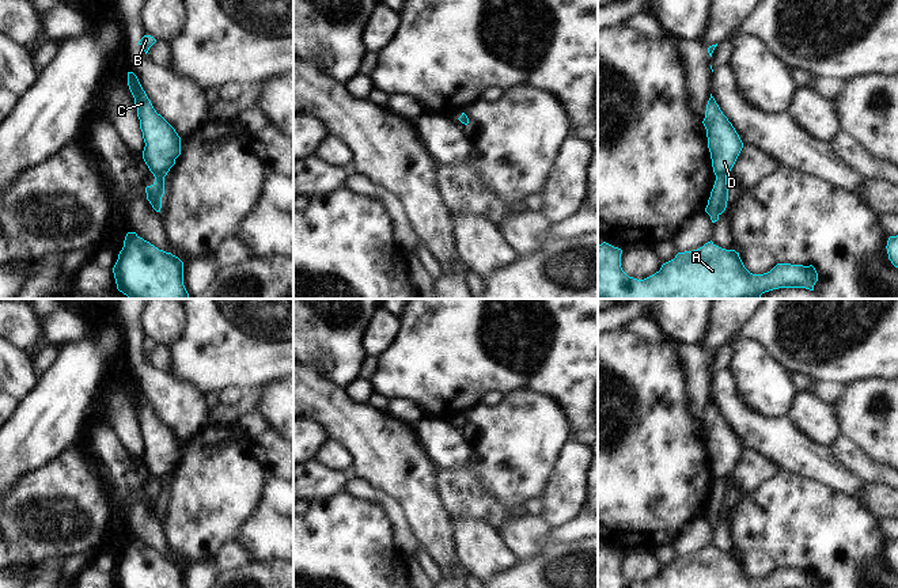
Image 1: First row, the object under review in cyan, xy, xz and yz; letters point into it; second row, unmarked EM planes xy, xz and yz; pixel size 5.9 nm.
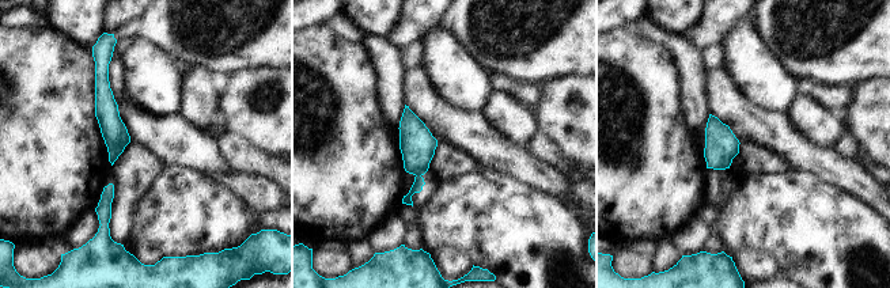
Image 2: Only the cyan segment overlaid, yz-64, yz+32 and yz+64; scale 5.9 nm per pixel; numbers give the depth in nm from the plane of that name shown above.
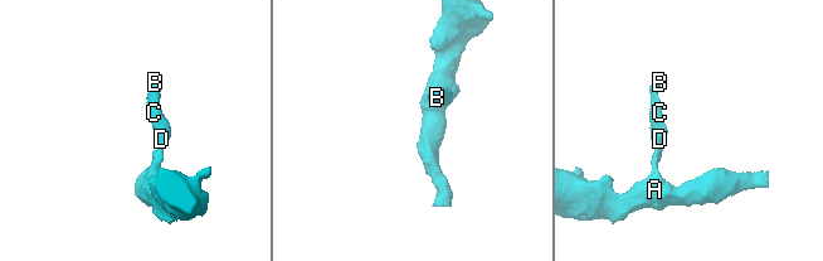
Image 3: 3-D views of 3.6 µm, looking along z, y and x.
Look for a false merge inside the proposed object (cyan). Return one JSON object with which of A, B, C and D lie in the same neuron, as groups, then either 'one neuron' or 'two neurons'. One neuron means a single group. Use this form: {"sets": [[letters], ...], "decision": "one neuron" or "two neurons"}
{"sets": [["A"], ["B", "C", "D"]], "decision": "two neurons"}

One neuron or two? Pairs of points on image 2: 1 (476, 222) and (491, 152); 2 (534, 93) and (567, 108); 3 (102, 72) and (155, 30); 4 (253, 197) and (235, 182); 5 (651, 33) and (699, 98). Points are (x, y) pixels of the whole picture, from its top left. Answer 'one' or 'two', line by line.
1: two
2: two
3: one
4: one
5: one

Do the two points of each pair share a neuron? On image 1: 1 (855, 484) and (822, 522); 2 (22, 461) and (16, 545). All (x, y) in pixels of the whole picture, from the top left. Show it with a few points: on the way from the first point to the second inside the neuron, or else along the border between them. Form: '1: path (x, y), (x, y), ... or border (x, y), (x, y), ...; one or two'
1: border (815, 481), (853, 499); two
2: border (49, 461), (38, 469), (23, 474), (14, 484); two

